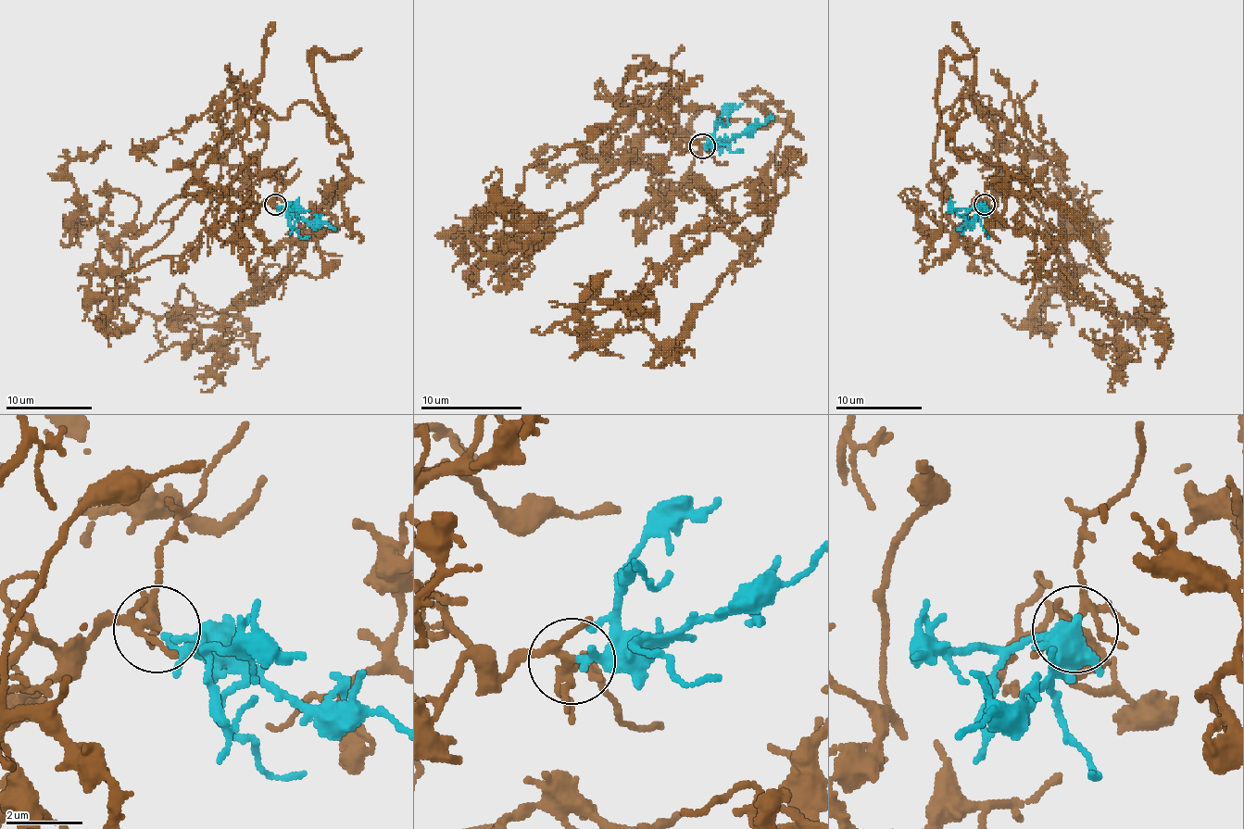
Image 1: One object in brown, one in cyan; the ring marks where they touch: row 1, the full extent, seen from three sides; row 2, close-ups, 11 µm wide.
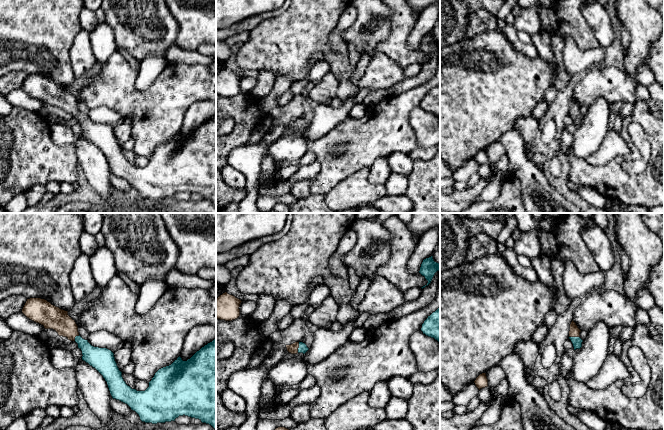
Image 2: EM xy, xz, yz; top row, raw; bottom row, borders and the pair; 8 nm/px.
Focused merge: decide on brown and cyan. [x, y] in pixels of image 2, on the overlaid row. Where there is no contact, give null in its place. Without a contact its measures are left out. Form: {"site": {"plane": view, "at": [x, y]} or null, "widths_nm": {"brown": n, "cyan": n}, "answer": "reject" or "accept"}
{"site": {"plane": "xz", "at": [298, 347]}, "widths_nm": {"brown": 80, "cyan": 70}, "answer": "accept"}

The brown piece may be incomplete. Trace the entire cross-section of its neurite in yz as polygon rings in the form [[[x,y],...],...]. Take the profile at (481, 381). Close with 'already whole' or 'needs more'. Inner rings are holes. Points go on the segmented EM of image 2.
[[[486,373],[480,374],[474,381],[476,387],[480,390],[482,388],[488,387],[488,379]]]; already whole

